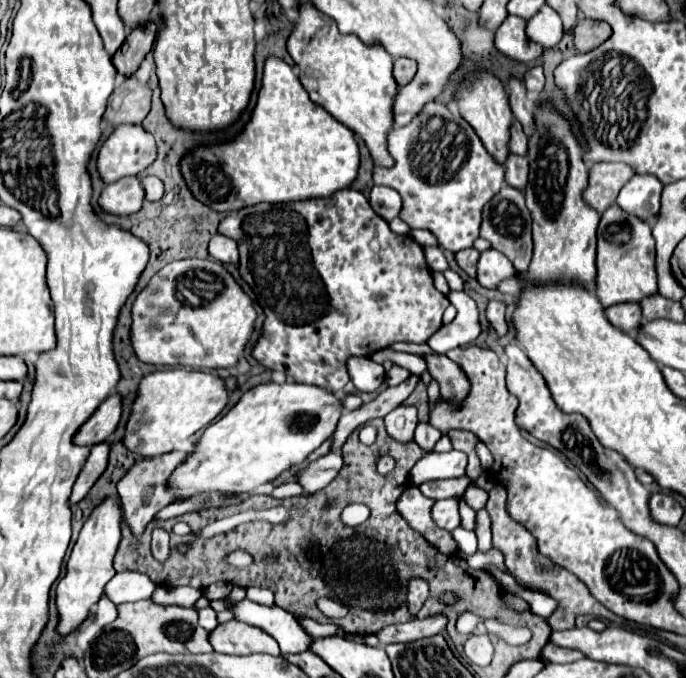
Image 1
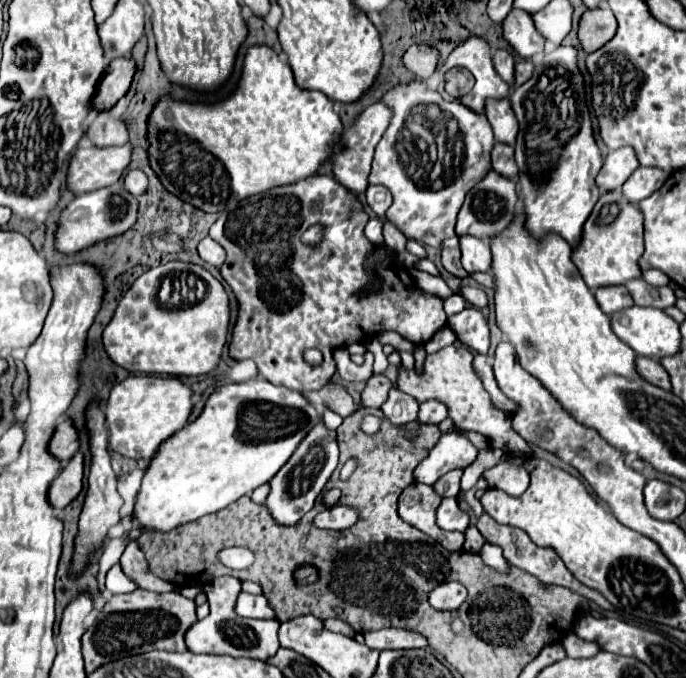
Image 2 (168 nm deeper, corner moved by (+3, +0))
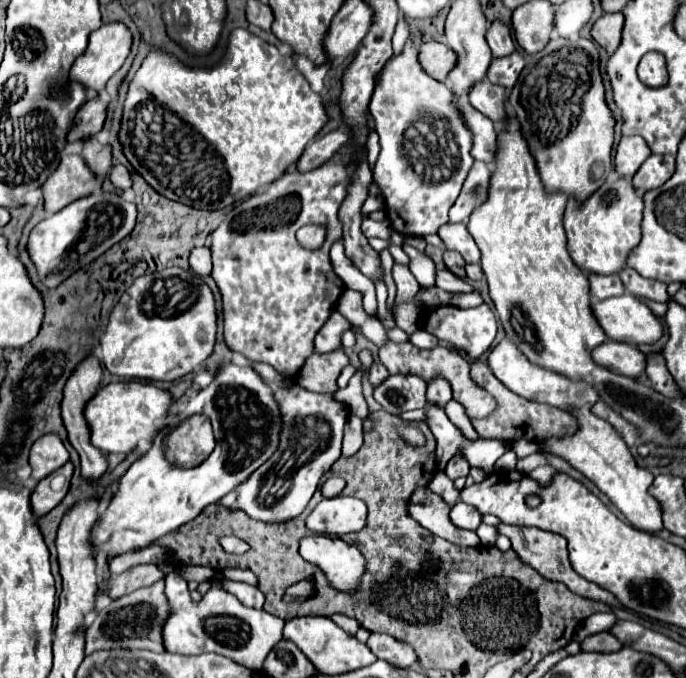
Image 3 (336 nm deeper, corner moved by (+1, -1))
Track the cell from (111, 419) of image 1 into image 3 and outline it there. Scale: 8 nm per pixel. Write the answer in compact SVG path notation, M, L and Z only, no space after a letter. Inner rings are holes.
M45 435L31 447L29 453L29 465L31 465L31 479L39 481L53 471L57 471L61 465L69 461L69 453L63 447L61 439L57 435Z

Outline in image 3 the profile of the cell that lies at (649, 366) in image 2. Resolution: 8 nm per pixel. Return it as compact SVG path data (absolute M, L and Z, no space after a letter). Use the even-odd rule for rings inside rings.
M607 339L603 345L591 351L591 359L613 373L627 375L633 379L645 373L645 355L637 347L621 341Z

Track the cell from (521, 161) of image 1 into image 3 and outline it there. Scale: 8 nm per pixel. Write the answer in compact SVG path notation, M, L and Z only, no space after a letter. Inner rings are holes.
M459 101L459 113L463 113L463 121L467 121L467 129L471 129L471 135L473 135L471 155L477 161L493 165L495 147L497 147L497 133L495 133L493 121L465 101Z

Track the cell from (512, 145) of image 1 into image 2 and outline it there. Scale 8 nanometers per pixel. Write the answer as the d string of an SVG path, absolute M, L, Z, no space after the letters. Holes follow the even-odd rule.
M507 98L503 100L487 100L485 104L485 114L487 120L493 128L495 140L501 144L515 144L517 132L519 132L519 124L517 118L513 116L513 108L509 104Z

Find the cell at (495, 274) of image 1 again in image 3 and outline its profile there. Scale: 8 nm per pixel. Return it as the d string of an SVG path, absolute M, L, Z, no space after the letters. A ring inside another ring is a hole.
M447 223L443 225L443 229L439 229L437 235L441 237L447 249L461 253L467 263L479 263L479 247L463 223Z

